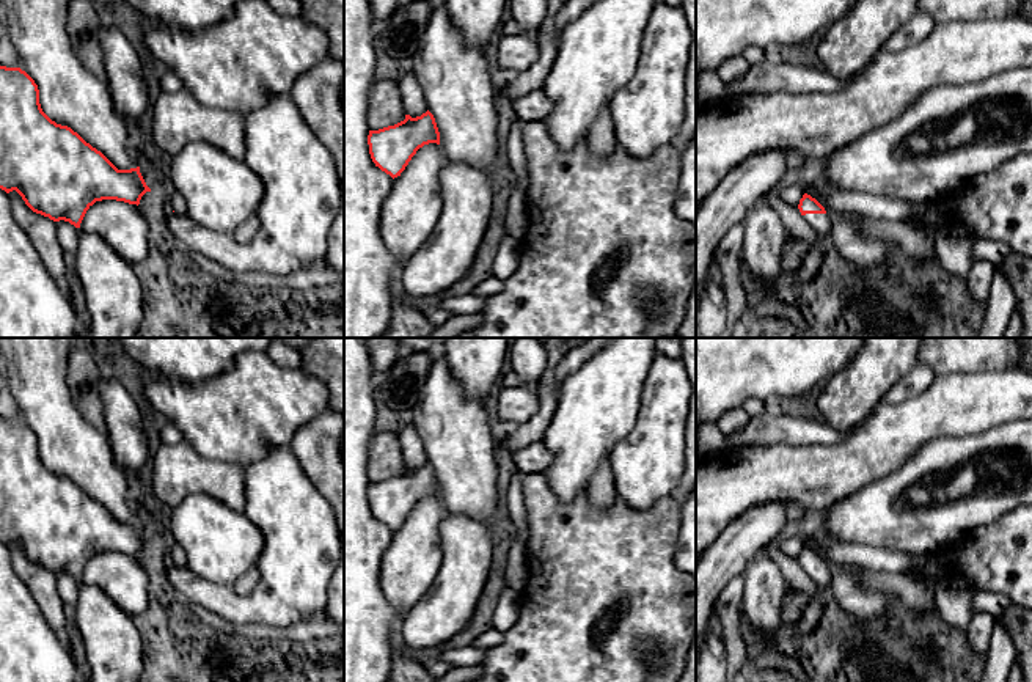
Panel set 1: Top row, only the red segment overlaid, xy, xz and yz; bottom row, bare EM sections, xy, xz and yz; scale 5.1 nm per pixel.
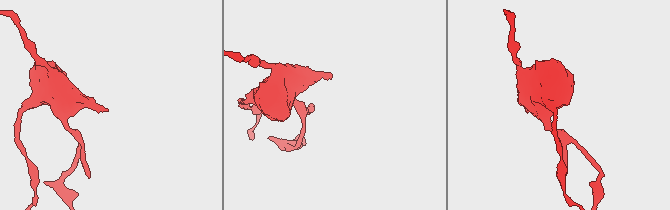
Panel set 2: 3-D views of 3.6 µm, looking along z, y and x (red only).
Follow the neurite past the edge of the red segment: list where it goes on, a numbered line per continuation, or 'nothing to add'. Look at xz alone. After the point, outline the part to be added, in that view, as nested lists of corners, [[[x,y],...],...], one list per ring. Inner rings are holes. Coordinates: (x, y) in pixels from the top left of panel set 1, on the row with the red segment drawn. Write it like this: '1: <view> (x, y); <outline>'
nothing to add

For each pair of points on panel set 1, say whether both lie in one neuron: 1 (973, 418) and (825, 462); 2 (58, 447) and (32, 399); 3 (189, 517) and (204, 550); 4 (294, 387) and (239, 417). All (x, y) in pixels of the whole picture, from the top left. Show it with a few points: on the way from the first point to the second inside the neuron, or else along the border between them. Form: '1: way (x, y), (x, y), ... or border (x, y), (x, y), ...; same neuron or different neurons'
1: way (936, 418), (921, 418), (892, 432), (861, 459); same neuron
2: way (58, 436), (58, 426), (43, 410); same neuron
3: way (197, 525), (204, 533), (204, 542); same neuron
4: way (280, 401), (253, 407); same neuron

